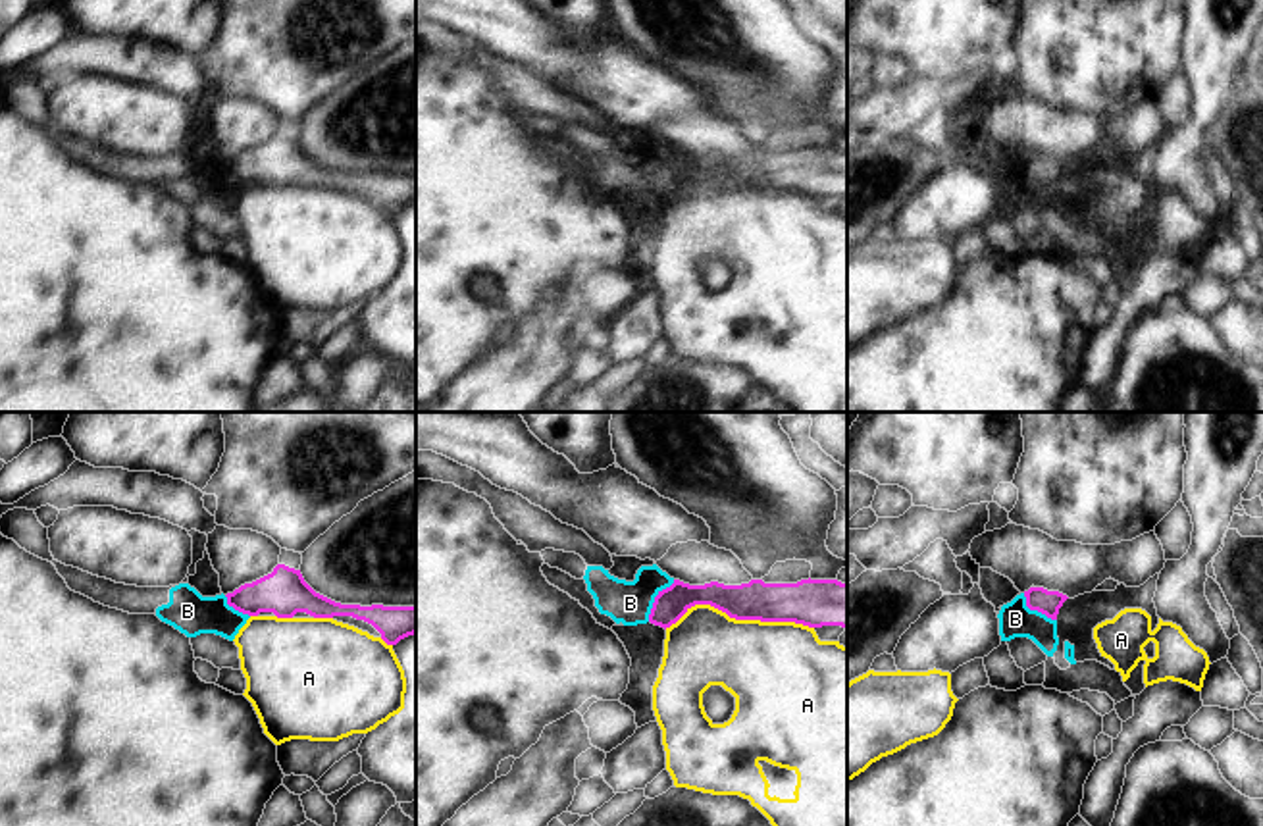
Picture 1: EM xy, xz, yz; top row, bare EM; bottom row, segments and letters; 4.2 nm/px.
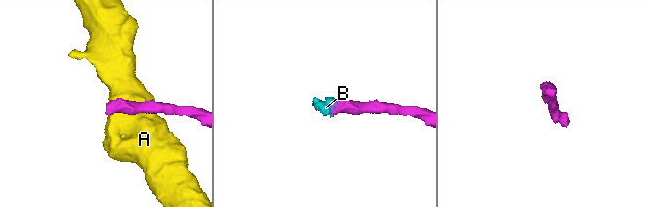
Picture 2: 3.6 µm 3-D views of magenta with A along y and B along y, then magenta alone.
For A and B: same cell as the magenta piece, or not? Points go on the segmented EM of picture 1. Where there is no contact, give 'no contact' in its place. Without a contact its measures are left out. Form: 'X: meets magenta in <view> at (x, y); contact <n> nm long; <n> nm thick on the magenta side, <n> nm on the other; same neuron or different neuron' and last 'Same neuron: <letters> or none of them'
A: meets magenta in xz at (740, 619); contact 600 nm long; 160 nm thick on the magenta side, 400 nm on the other; different neuron
B: meets magenta in xz at (655, 599); contact 200 nm long; 140 nm thick on the magenta side, 180 nm on the other; same neuron
Same neuron: B

